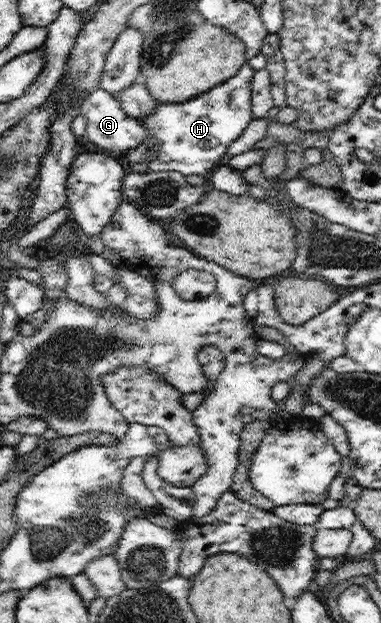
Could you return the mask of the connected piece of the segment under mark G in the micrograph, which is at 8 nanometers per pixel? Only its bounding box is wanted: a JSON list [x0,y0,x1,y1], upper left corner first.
[80,88,150,155]

